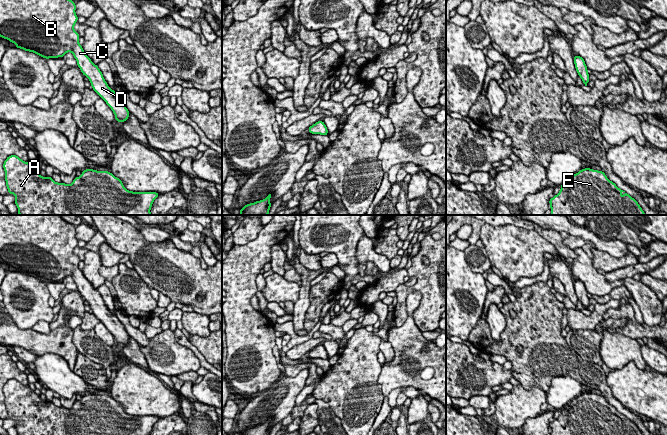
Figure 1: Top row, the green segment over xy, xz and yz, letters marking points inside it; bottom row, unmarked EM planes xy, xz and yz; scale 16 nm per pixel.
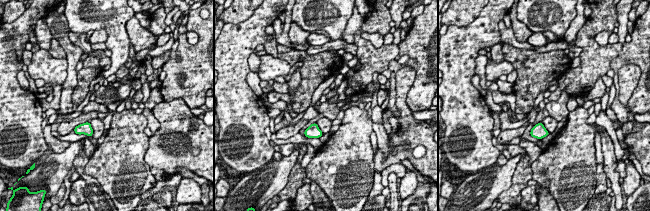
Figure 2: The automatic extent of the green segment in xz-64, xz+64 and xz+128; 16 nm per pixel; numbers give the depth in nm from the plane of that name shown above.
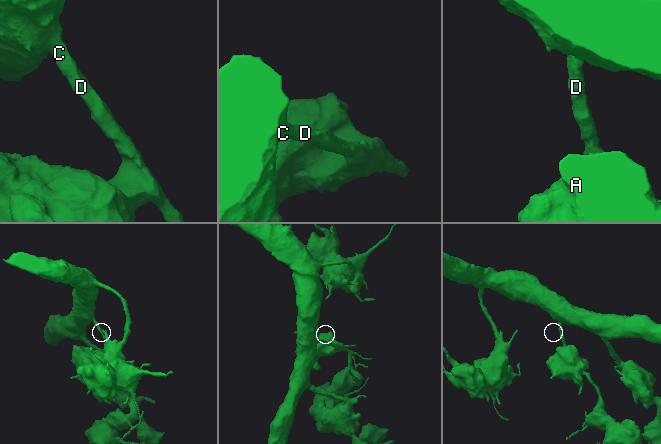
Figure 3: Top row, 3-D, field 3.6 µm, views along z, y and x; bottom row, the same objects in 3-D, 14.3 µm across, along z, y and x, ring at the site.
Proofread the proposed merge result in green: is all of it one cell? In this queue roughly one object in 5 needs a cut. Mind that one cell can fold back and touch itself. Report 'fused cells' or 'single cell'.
single cell

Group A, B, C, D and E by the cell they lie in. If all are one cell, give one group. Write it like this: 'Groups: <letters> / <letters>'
Groups: A B C D E

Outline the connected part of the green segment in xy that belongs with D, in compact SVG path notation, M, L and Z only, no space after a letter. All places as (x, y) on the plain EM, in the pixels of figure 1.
M0 215L0 261L14 267L16 272L45 283L64 281L67 276L71 276L83 299L89 303L92 313L111 332L116 345L123 347L128 343L129 335L79 268L80 259L74 254L78 245L75 234L75 226L67 223L60 215Z

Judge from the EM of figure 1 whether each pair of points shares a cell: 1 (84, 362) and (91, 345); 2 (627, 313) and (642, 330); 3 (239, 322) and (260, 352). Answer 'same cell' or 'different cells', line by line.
1: different cells
2: same cell
3: same cell

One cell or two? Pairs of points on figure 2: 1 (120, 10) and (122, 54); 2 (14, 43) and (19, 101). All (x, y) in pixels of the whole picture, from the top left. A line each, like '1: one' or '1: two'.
1: one
2: one

